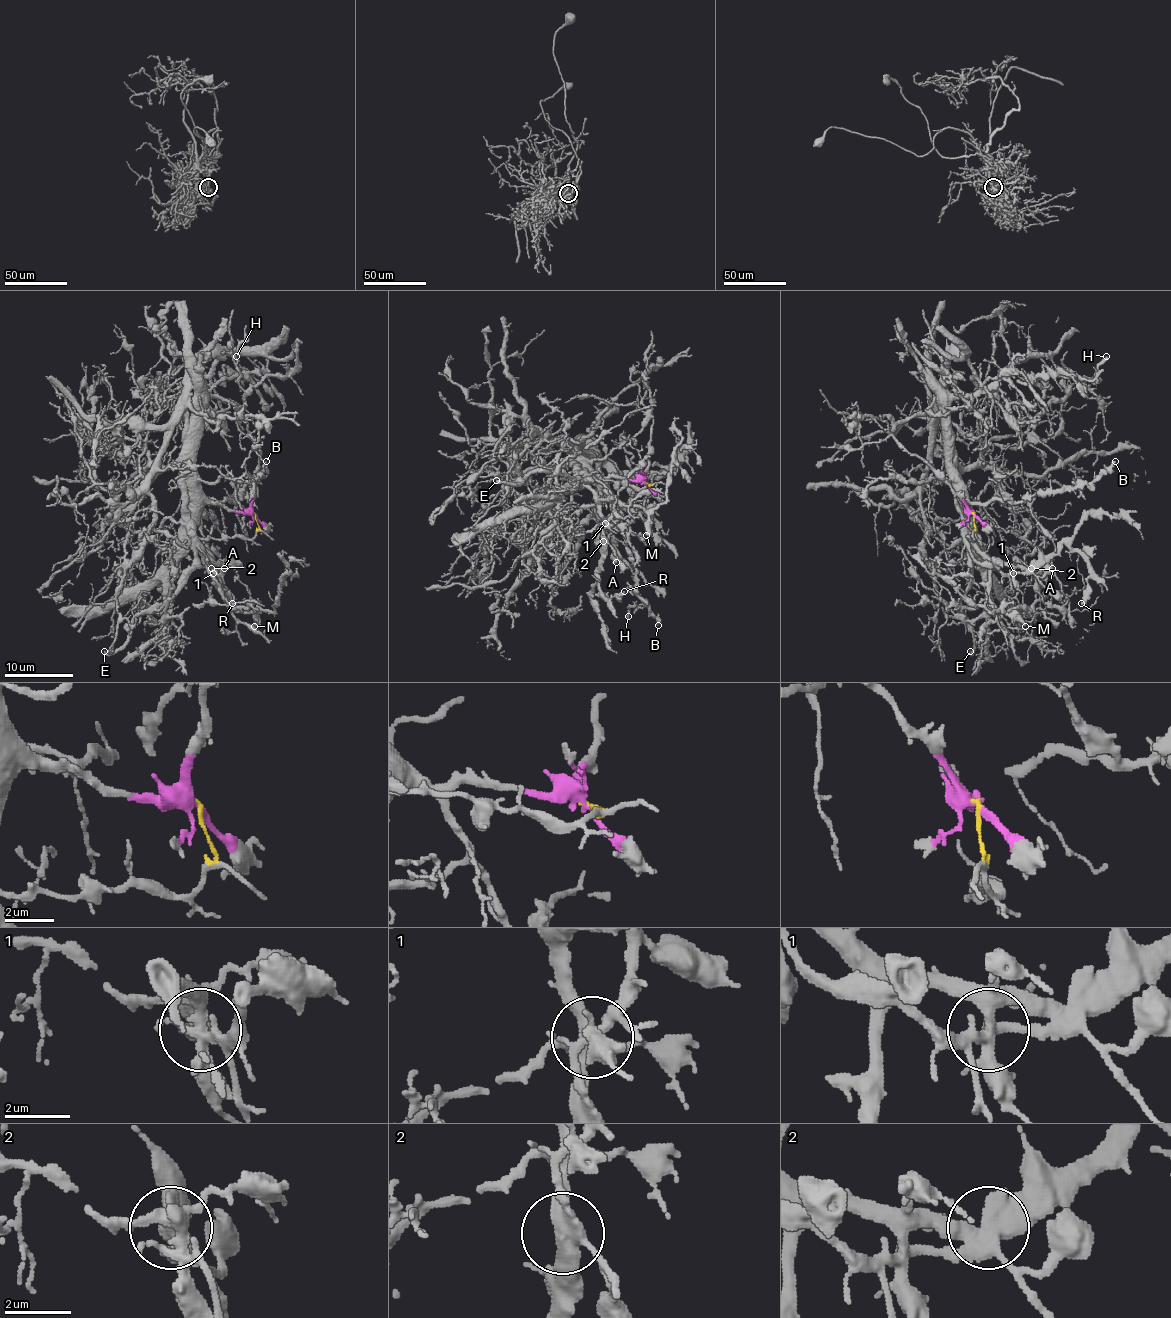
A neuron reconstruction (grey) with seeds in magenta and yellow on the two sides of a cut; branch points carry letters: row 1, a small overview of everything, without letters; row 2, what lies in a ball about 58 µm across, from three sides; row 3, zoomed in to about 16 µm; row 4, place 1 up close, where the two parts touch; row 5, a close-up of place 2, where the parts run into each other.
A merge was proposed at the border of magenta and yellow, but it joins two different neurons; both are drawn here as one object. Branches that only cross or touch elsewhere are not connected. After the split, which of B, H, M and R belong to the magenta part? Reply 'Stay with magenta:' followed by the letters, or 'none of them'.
Stay with magenta: B, H, M, R

